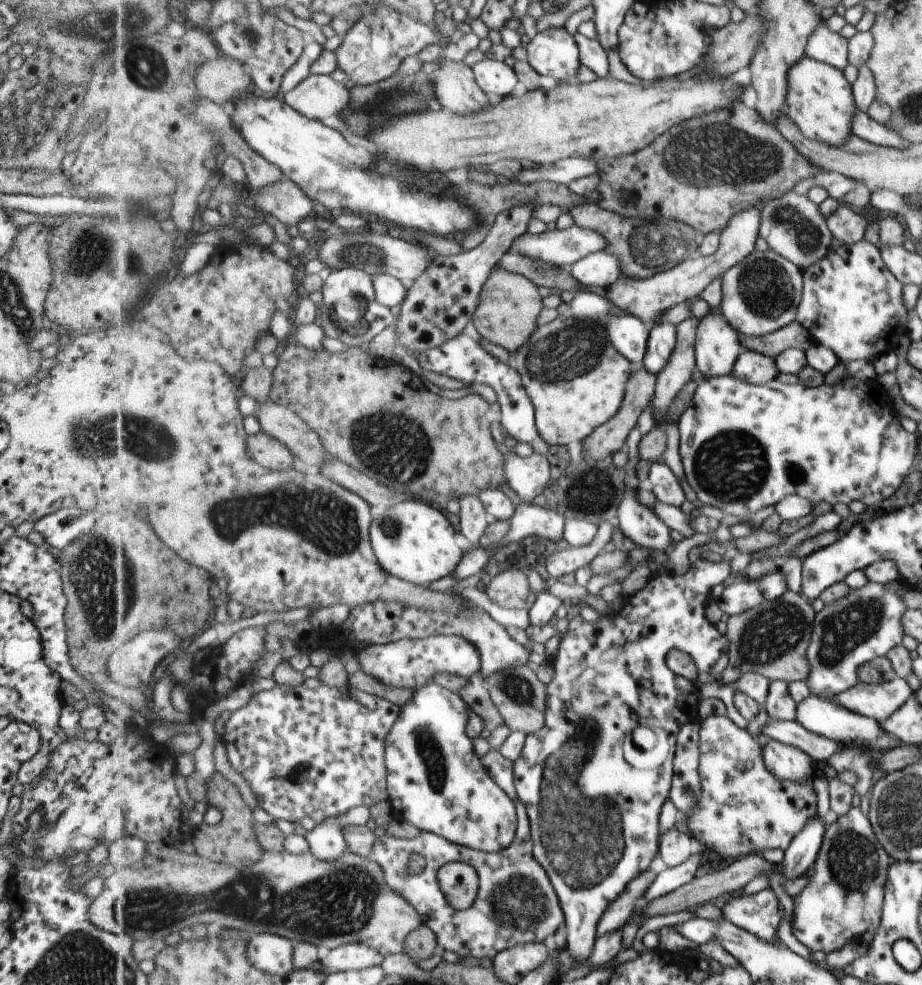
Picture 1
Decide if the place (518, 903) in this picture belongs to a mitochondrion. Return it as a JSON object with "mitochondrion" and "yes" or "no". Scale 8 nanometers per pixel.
{"mitochondrion":"yes"}

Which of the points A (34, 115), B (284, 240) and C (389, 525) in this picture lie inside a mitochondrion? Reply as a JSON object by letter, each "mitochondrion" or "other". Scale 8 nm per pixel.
{"A":"mitochondrion","B":"other","C":"mitochondrion"}

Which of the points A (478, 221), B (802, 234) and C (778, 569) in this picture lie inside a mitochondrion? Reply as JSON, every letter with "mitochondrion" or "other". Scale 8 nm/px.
{"A":"other","B":"mitochondrion","C":"other"}

